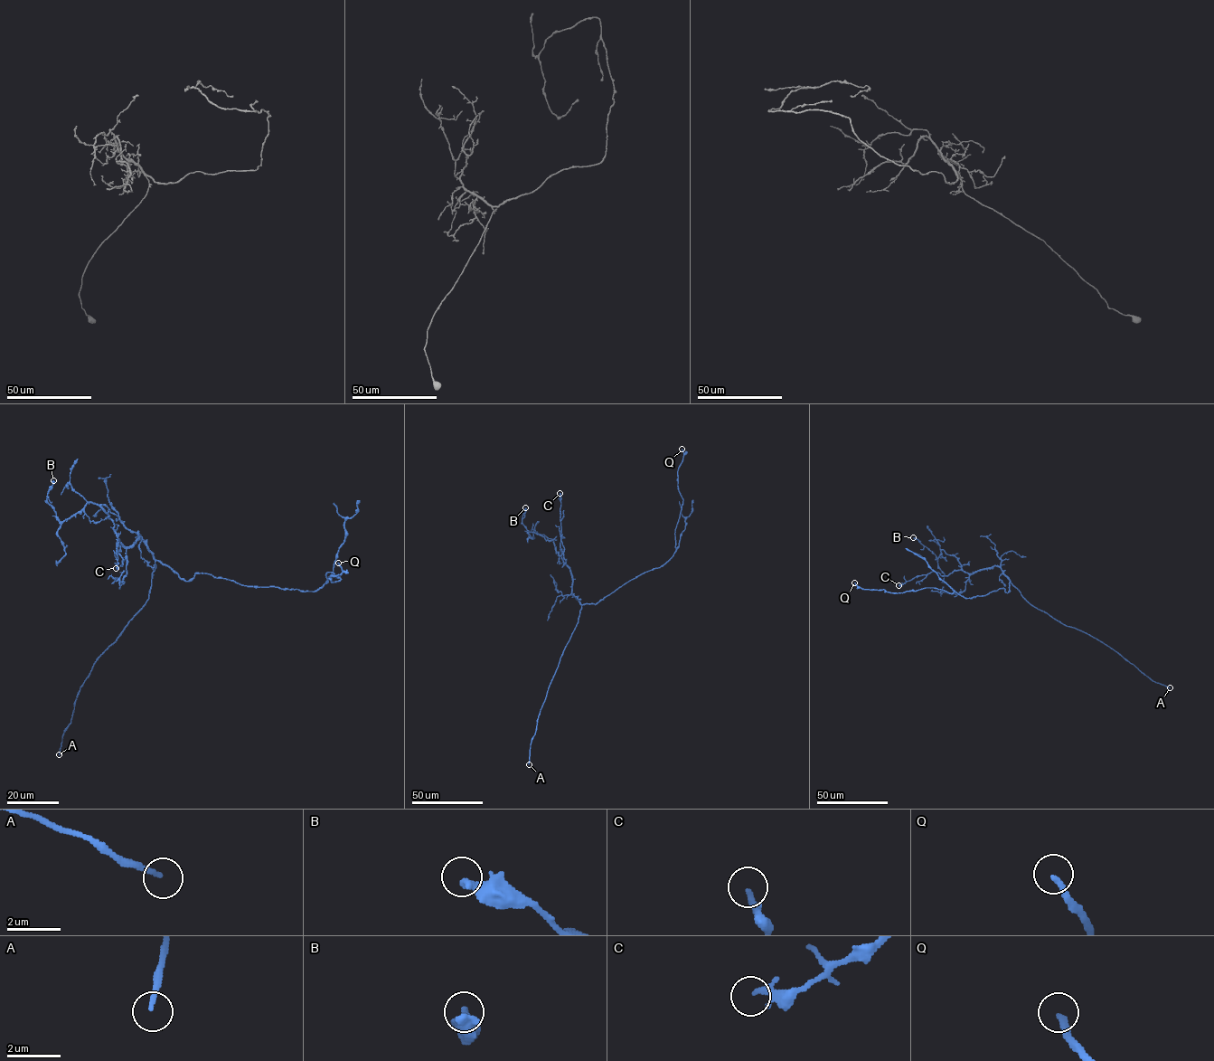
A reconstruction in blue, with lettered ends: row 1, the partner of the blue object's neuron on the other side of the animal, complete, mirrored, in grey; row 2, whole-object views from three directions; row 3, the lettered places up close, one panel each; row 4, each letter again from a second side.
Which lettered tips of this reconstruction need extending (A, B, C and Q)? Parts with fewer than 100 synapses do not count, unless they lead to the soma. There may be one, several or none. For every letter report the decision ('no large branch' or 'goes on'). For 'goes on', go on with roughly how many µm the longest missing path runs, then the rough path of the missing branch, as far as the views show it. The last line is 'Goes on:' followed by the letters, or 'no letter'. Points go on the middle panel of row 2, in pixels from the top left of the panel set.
A: goes on; about 25 µm are missing; missing branch runs (529, 764), (519, 790)
B: no large branch
C: no large branch
Q: no large branch
Goes on: A

